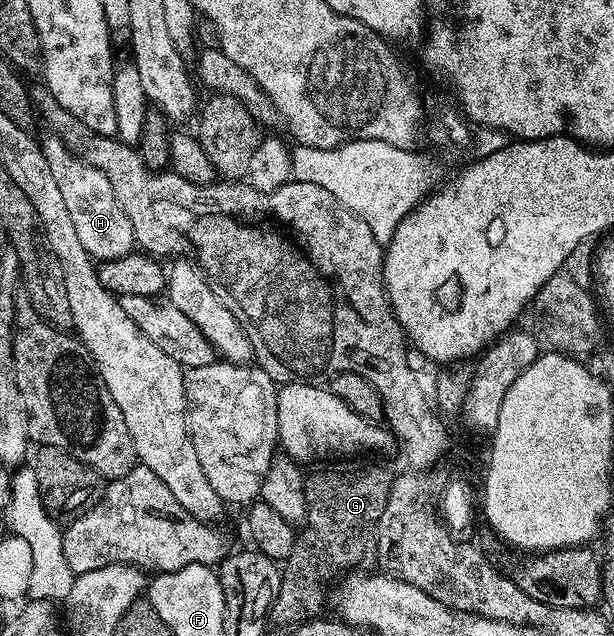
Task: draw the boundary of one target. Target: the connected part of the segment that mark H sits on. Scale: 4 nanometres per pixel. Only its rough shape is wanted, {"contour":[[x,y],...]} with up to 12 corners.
{"contour":[[56,134],[40,141],[81,246],[125,257],[133,226],[102,171]]}

